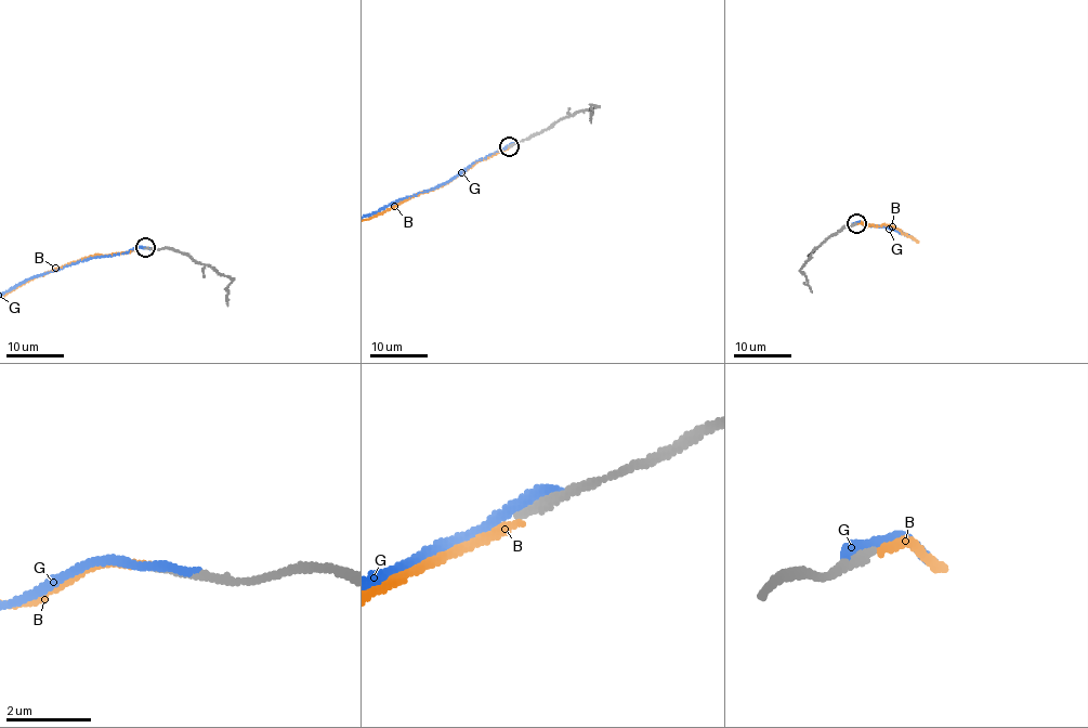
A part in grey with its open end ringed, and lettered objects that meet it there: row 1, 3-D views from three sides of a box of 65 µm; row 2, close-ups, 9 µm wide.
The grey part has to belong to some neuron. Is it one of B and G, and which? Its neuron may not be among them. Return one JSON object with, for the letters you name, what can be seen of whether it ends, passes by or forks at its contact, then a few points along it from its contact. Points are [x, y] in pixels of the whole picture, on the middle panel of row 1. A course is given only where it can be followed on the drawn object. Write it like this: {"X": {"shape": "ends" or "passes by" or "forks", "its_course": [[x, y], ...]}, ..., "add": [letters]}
{"B": {"shape": "ends"}, "add": ["B"]}

